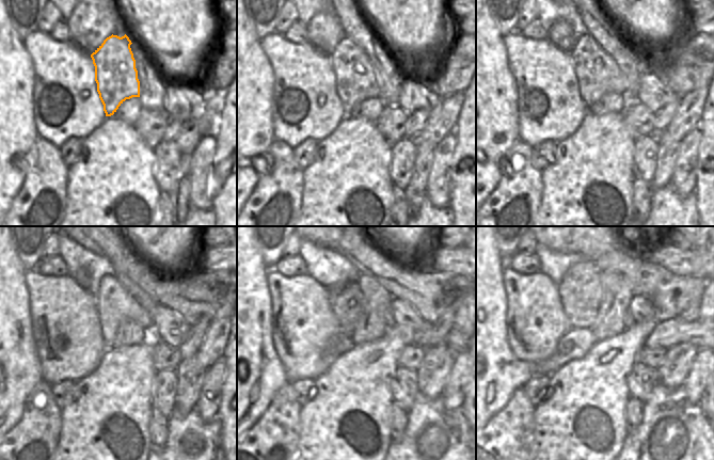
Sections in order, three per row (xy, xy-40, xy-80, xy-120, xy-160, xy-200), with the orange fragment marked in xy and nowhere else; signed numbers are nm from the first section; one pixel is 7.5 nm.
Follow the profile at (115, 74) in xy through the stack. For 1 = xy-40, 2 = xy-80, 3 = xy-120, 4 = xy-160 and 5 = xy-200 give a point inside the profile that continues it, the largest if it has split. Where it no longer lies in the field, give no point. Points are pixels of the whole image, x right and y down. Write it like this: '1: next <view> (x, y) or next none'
1: next xy-40 (355, 81)
2: next xy-80 (597, 73)
3: next xy-120 (114, 305)
4: next xy-160 (390, 322)
5: next xy-200 (629, 321)

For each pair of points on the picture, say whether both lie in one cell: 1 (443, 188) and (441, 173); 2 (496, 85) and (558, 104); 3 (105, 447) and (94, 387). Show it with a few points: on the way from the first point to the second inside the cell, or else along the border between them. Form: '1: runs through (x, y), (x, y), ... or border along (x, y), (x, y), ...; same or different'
1: runs through (441, 185), (441, 176); same
2: border along (509, 66), (514, 81), (518, 115); different
3: runs through (94, 435), (94, 403); same

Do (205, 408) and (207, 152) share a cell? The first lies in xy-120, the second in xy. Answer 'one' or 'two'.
one

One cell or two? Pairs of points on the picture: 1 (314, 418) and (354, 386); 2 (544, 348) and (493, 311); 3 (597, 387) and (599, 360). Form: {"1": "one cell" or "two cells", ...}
{"1": "one cell", "2": "two cells", "3": "one cell"}

